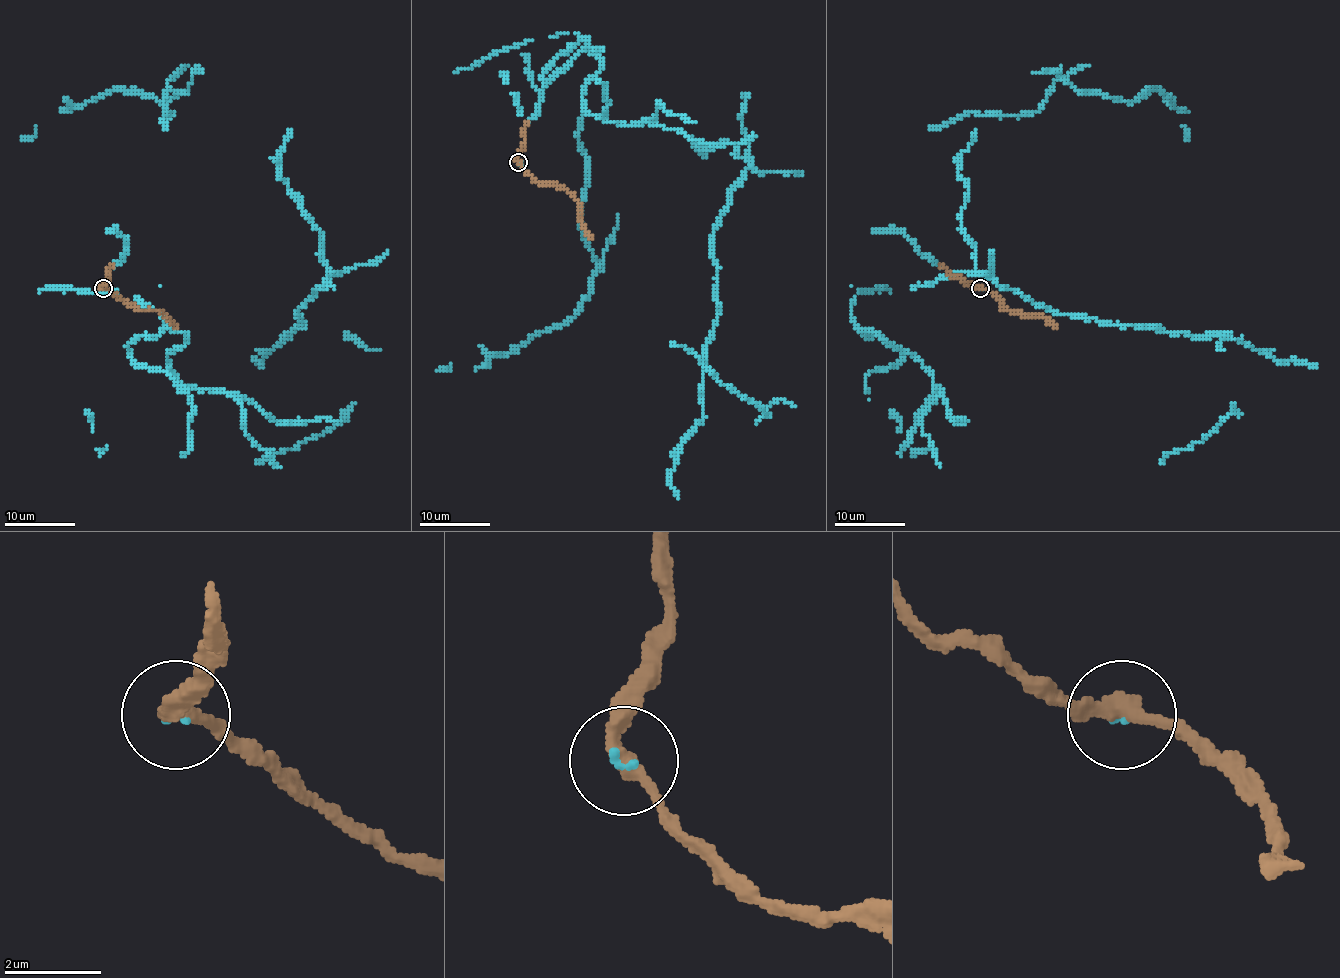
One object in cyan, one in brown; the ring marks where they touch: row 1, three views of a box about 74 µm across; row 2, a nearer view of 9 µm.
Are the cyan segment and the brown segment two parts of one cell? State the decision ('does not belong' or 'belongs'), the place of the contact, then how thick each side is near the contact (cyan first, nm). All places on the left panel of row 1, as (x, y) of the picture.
belongs | (103, 288) | 90/320 nm

